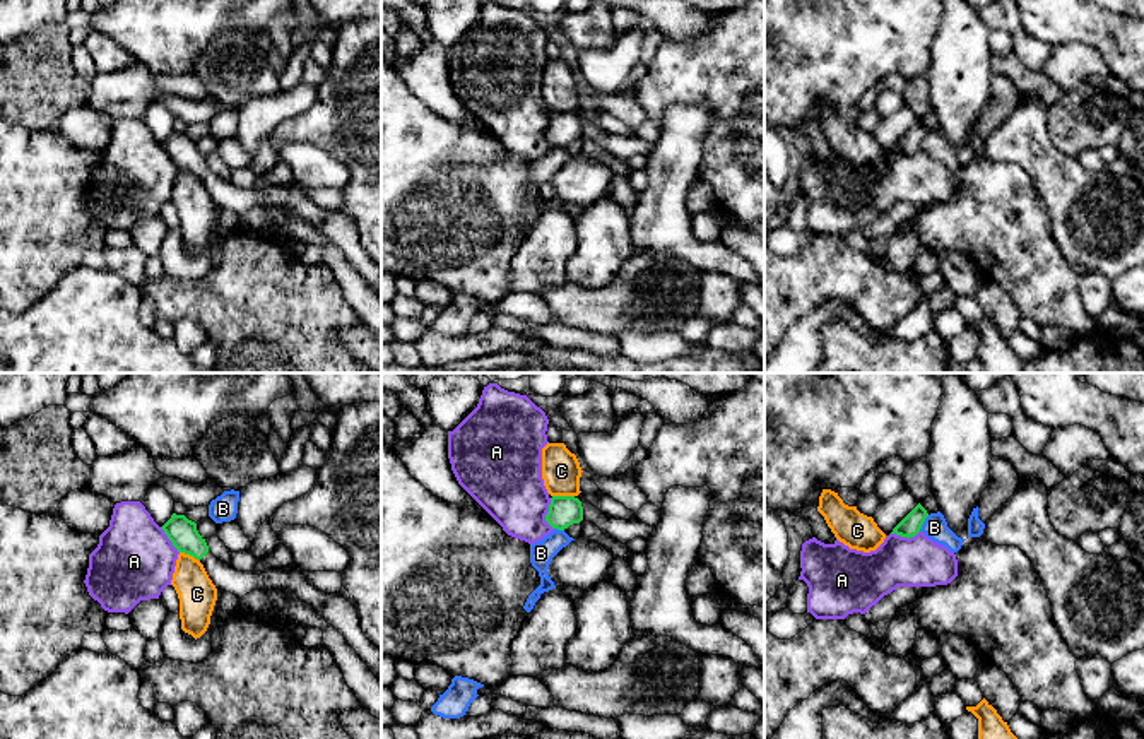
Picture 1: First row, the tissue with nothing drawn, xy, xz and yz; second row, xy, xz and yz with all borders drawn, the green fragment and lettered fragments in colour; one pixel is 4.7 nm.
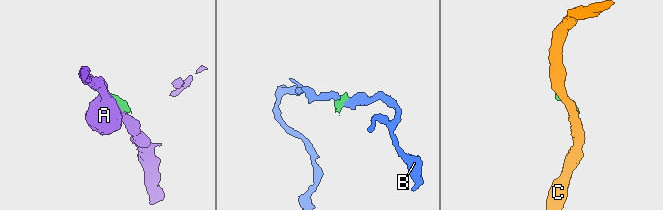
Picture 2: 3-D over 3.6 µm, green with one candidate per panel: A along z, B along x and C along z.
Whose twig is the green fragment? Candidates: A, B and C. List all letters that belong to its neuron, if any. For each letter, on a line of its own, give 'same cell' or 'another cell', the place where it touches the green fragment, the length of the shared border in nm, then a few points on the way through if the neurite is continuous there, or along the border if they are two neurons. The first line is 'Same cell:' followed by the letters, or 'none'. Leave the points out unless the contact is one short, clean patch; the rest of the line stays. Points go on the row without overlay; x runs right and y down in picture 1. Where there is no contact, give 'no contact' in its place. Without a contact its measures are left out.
Same cell: none
A: another cell | xz (548, 130) | 150 nm | along xz (549, 115), (546, 139), (553, 146)
B: another cell | yz (922, 141) | 90 nm | along yz (929, 132), (919, 147)
C: another cell | xz (563, 113) | 100 nm | along xz (553, 112), (573, 113)

